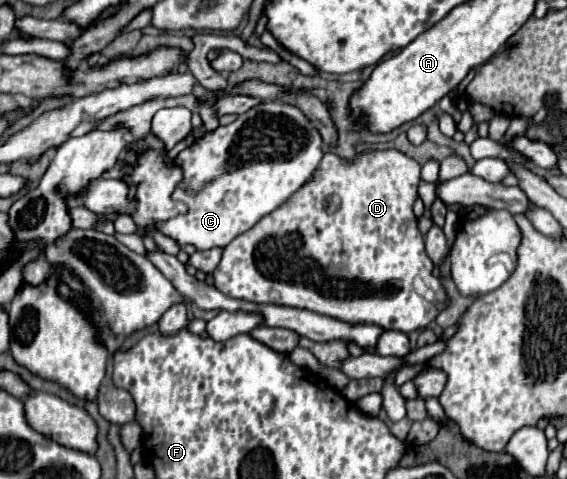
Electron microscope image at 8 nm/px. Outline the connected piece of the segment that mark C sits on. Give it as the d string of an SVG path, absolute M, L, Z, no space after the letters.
M282 101L258 103L234 123L206 131L178 153L174 163L182 167L182 181L172 199L186 203L188 213L158 221L156 229L180 247L194 245L200 251L224 247L300 189L320 165L322 155L322 137L298 107Z

